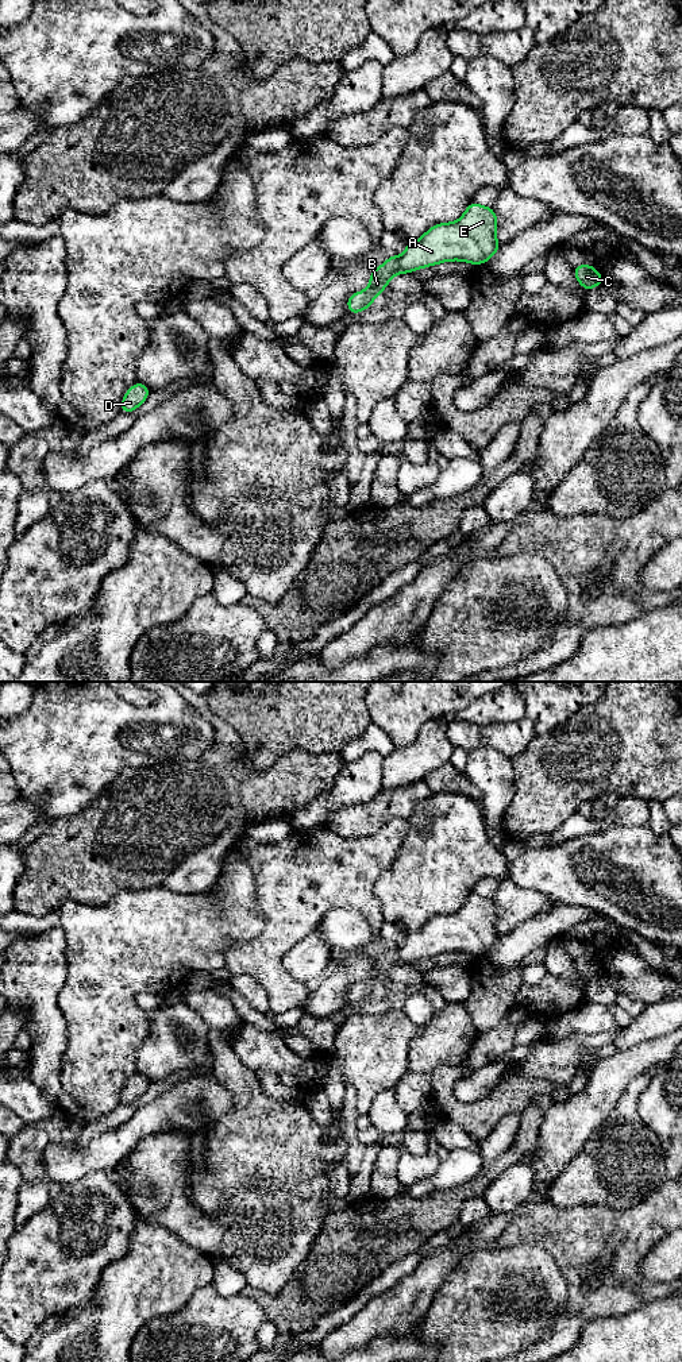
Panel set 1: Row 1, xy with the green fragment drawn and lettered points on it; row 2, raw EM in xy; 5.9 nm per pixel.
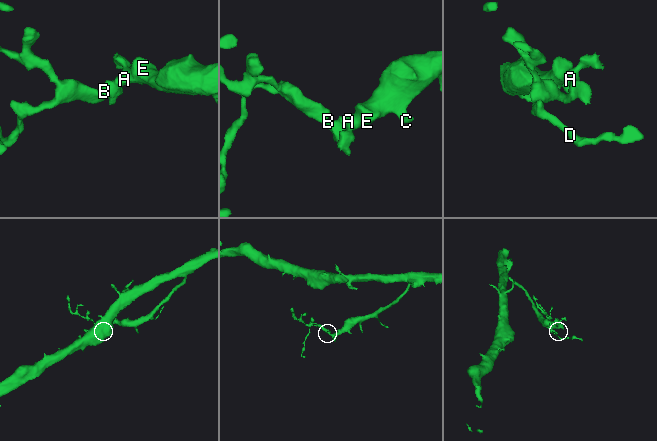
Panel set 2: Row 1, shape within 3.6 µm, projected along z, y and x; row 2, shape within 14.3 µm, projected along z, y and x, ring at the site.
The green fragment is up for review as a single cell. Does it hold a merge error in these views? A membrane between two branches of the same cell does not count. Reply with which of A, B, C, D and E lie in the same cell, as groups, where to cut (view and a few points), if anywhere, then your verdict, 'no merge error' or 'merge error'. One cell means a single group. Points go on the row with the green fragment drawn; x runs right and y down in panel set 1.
A B C D E; no cut; no merge error

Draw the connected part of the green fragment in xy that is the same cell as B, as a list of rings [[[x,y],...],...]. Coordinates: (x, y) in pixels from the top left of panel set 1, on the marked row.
[[[471,201],[458,221],[435,224],[419,240],[408,243],[401,256],[389,255],[369,277],[370,286],[350,296],[347,309],[355,315],[370,308],[390,278],[400,273],[408,274],[447,261],[486,263],[500,248],[497,223],[492,207]]]

